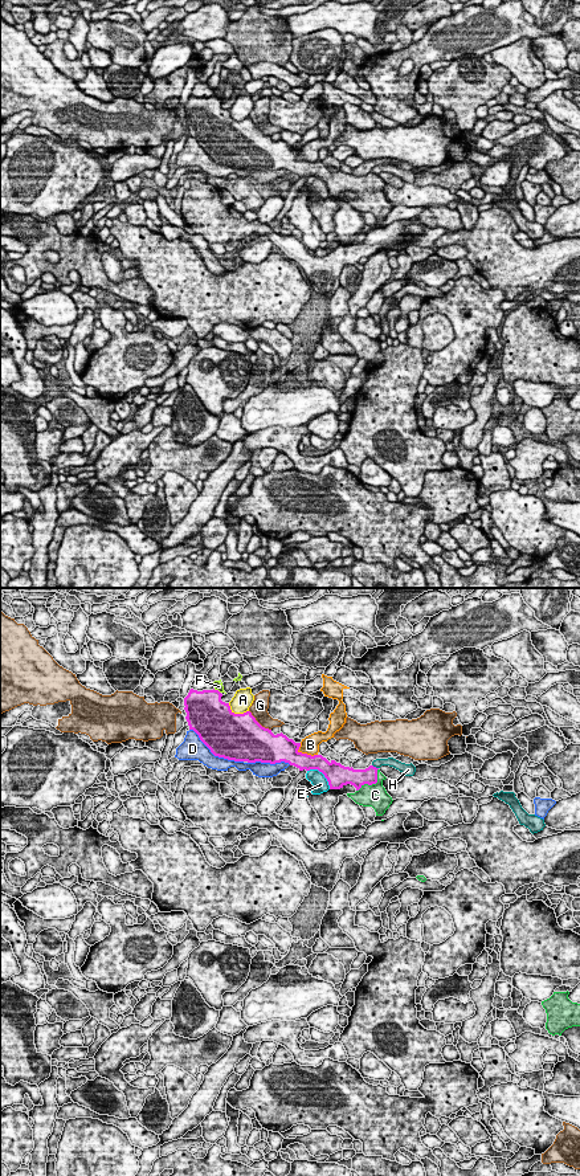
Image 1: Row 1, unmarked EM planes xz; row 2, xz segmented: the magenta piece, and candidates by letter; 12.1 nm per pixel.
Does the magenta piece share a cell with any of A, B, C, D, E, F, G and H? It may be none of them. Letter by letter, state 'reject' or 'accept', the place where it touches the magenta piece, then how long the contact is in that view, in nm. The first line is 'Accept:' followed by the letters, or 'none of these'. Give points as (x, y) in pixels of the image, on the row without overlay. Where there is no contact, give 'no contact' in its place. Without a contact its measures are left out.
Accept: C
A: reject; meets magenta in xz at (237, 121); contact 280 nm long
B: reject; meets magenta in xz at (305, 160); contact 260 nm long
C: accept; meets magenta in xz at (372, 190); contact 380 nm long
D: reject; meets magenta in xz at (215, 162); contact 750 nm long
E: reject; meets magenta in xz at (322, 179); contact 360 nm long
F: reject; meets magenta in xz at (217, 97); contact 110 nm long
G: reject; meets magenta in xz at (257, 129); contact 360 nm long
H: reject; meets magenta in xz at (375, 174); contact 100 nm long

